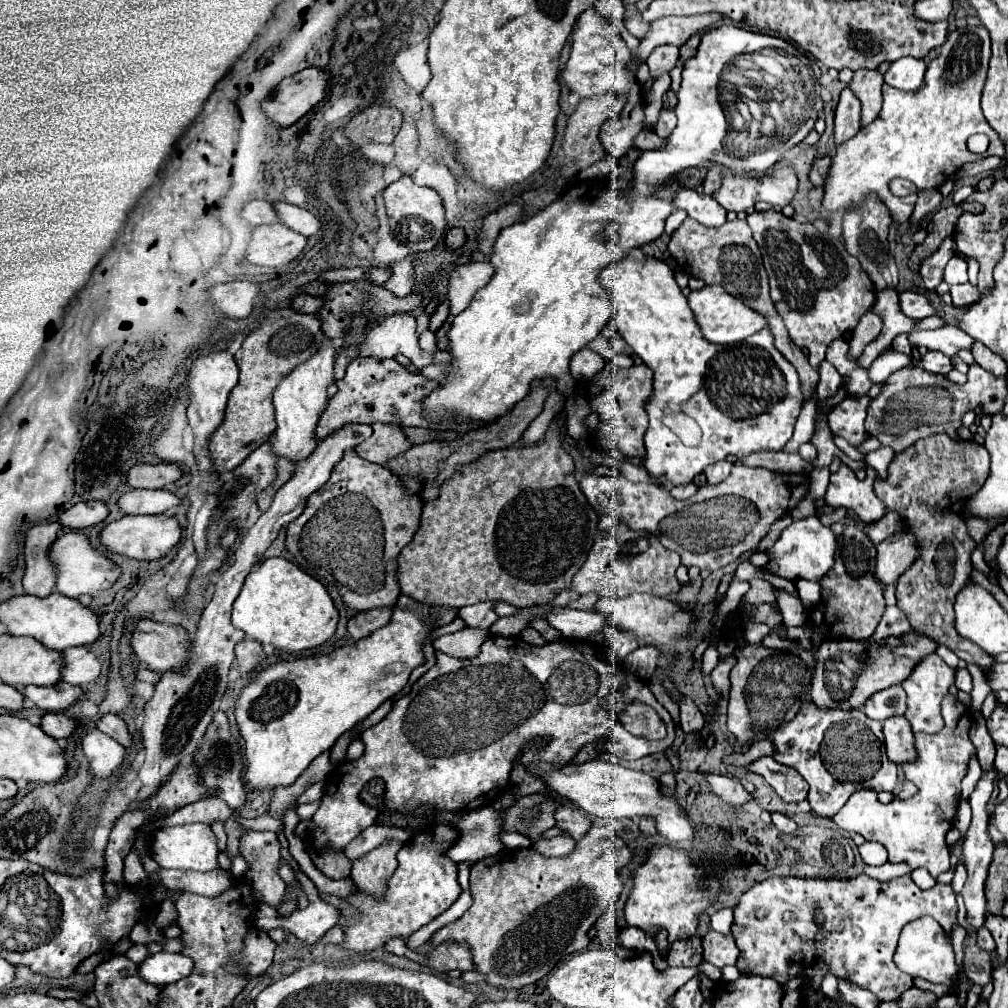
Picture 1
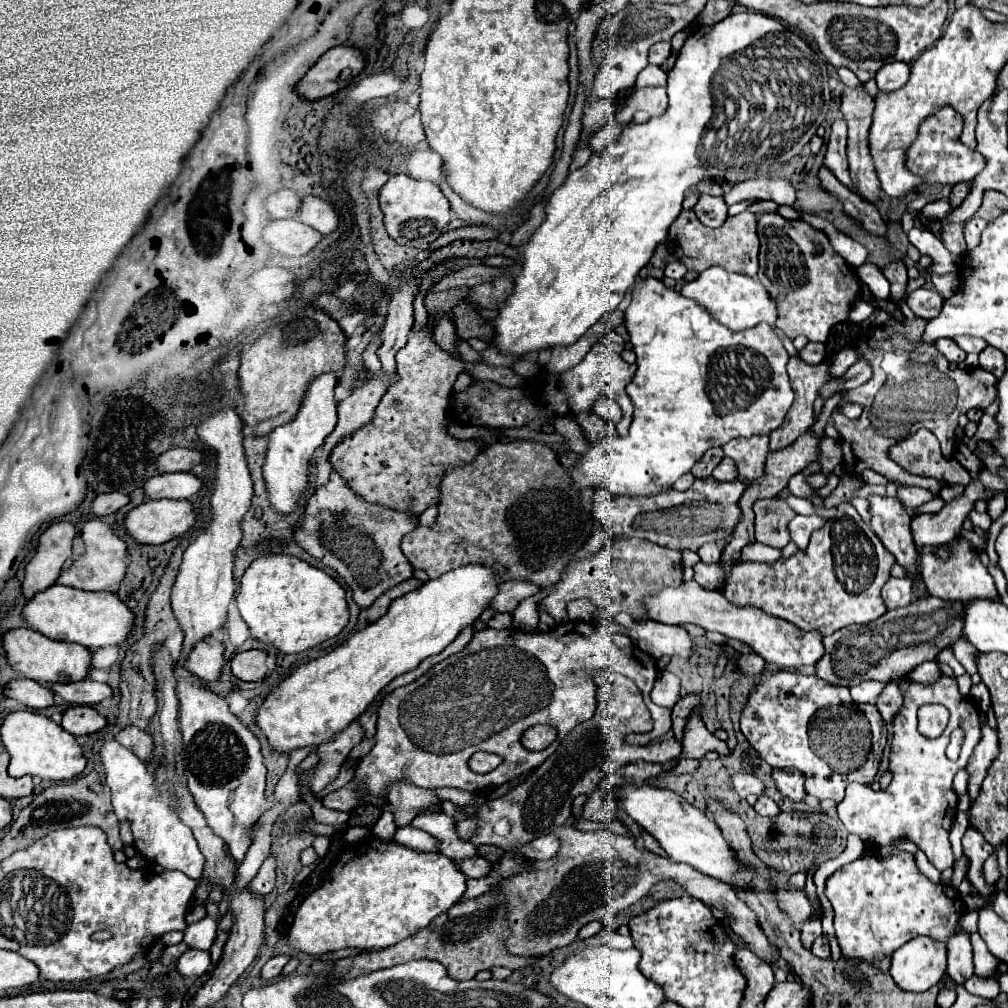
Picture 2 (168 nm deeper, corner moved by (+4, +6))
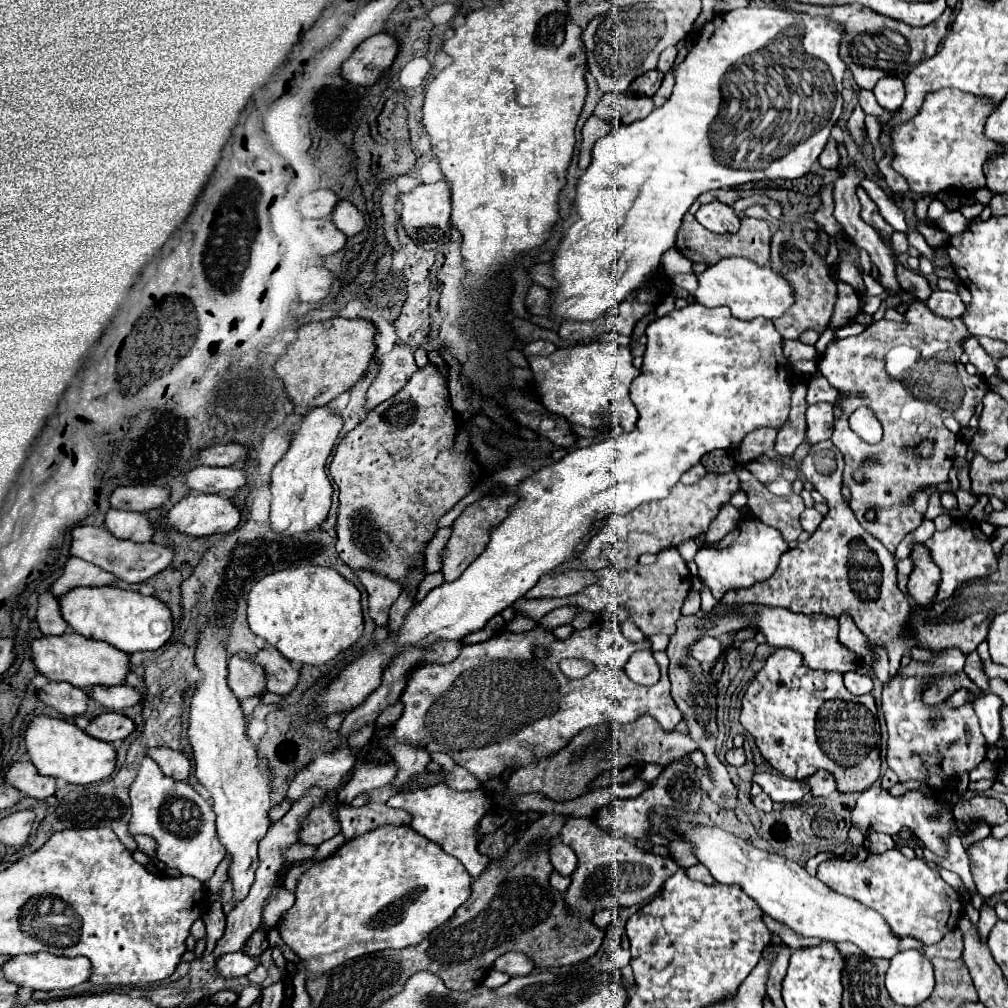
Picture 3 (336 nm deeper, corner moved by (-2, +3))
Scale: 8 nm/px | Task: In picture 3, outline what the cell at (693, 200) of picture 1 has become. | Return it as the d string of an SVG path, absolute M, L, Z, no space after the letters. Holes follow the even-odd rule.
M720 201L702 205L696 213L696 219L700 225L710 229L712 233L736 233L740 229L740 221L734 209Z

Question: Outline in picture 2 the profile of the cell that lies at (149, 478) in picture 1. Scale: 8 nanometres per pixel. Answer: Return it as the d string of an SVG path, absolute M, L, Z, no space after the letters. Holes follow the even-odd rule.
M172 448L158 458L160 472L190 472L204 462L204 452L196 448Z

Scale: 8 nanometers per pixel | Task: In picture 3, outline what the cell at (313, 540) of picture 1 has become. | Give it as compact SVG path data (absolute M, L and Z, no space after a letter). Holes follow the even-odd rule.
M358 569L358 579L368 591L368 613L376 625L388 623L388 609L402 591L402 585L372 569Z

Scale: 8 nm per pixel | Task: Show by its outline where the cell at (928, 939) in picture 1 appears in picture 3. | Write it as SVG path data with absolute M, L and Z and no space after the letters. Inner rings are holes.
M908 949L892 957L886 973L890 997L904 1005L920 1005L934 989L934 965L920 949Z

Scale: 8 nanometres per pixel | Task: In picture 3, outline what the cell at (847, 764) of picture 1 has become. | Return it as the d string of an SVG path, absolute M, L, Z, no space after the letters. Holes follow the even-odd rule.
M778 649L778 651L774 651L774 653L766 659L766 665L758 671L758 675L754 677L754 681L750 683L750 687L748 687L748 691L746 691L744 699L742 699L740 723L742 723L742 727L754 737L756 747L760 749L760 753L764 755L764 759L766 759L774 769L778 769L784 777L788 777L788 779L798 779L798 777L796 777L798 773L800 773L802 777L806 777L806 775L810 775L810 773L814 771L814 767L818 767L818 769L828 771L828 773L834 777L834 781L836 781L836 791L838 791L838 793L860 793L860 791L864 791L864 789L868 789L872 783L876 783L878 777L880 777L880 741L882 741L882 737L880 737L880 731L876 729L876 723L878 723L878 715L876 715L876 713L878 713L878 711L876 711L874 697L872 697L872 695L856 697L856 695L848 693L848 689L844 687L844 681L842 681L842 675L840 675L840 673L812 671L812 669L808 669L808 667L802 665L798 653L790 653L790 649Z

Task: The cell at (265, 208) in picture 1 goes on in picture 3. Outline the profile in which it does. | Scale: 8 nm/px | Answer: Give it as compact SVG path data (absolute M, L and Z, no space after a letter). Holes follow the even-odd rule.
M318 189L318 191L304 195L298 201L298 211L306 219L326 219L326 217L330 217L336 203L338 203L338 197L336 197L334 191Z

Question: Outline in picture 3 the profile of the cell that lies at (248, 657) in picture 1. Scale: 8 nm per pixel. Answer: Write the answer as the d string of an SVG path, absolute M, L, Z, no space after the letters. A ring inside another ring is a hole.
M266 645L262 651L258 651L252 661L266 671L268 693L276 693L276 695L290 693L300 677L300 665L284 659L280 651L272 645Z

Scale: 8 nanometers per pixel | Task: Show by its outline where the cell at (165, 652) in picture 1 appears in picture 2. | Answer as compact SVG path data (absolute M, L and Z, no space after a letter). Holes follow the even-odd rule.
M216 638L198 642L186 662L186 668L202 680L218 682L224 668L224 644Z

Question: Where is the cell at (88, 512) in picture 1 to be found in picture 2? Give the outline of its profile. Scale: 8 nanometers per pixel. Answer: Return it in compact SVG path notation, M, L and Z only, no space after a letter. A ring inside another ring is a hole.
M110 492L110 494L100 494L94 502L92 502L92 512L96 516L108 516L116 510L120 510L122 506L126 506L130 502L130 496L122 494L122 492Z

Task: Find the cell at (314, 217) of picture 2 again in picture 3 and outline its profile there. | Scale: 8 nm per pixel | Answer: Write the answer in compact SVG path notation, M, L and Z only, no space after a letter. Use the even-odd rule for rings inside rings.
M340 201L336 203L330 221L336 225L336 229L340 229L346 235L356 235L362 231L364 227L364 219L360 215L360 211L350 203L350 201Z

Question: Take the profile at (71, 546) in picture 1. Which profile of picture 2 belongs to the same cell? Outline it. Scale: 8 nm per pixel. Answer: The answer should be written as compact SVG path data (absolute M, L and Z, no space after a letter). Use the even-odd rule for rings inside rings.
M92 518L84 522L82 526L82 538L84 538L84 556L72 562L70 568L66 568L58 576L58 584L62 586L72 586L80 590L108 590L114 584L120 584L124 580L124 556L126 556L126 540L116 536L112 528L102 522L100 518Z

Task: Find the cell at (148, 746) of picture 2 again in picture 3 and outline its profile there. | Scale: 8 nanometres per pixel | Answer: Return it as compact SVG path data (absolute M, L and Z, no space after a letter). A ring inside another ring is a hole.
M152 747L148 749L148 757L152 757L158 763L164 775L176 781L186 781L190 771L190 761L182 751L174 751L168 747Z

